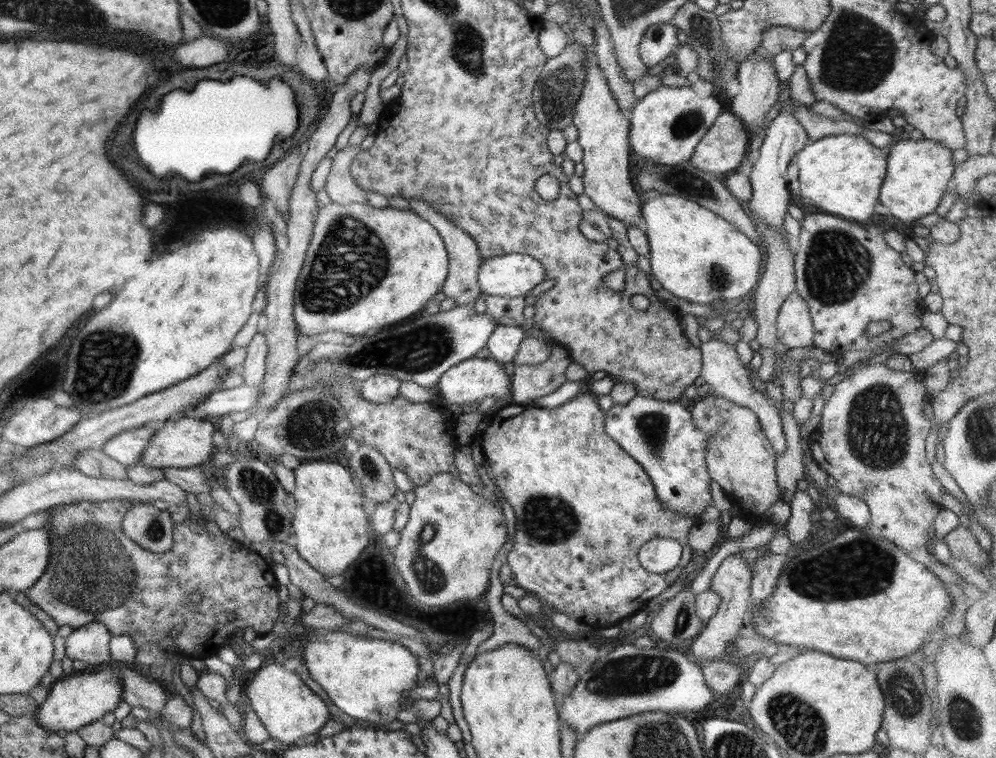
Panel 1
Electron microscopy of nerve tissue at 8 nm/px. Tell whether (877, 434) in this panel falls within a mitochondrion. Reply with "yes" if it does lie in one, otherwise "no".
yes

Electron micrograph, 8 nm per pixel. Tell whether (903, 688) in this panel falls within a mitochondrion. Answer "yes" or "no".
yes

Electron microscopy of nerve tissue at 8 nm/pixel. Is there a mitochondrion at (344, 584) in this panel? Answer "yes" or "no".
no

